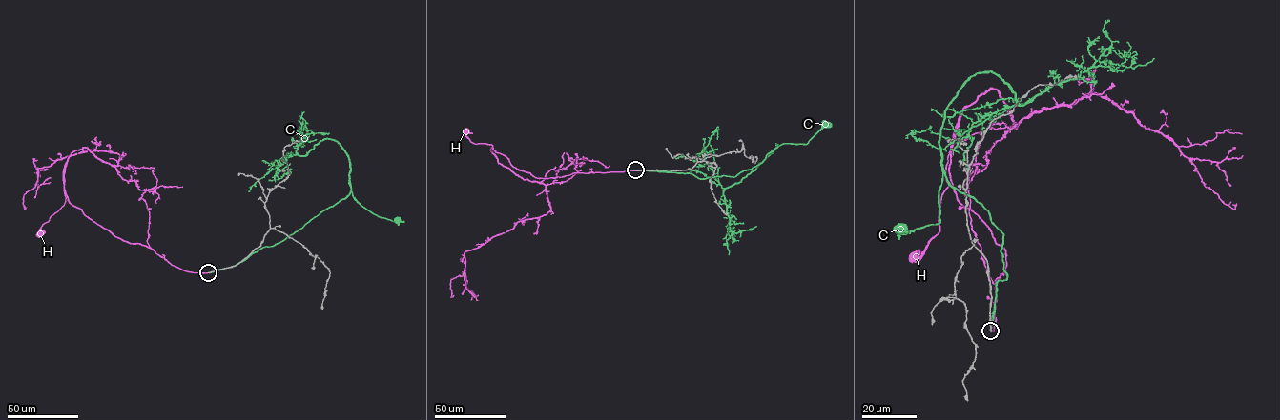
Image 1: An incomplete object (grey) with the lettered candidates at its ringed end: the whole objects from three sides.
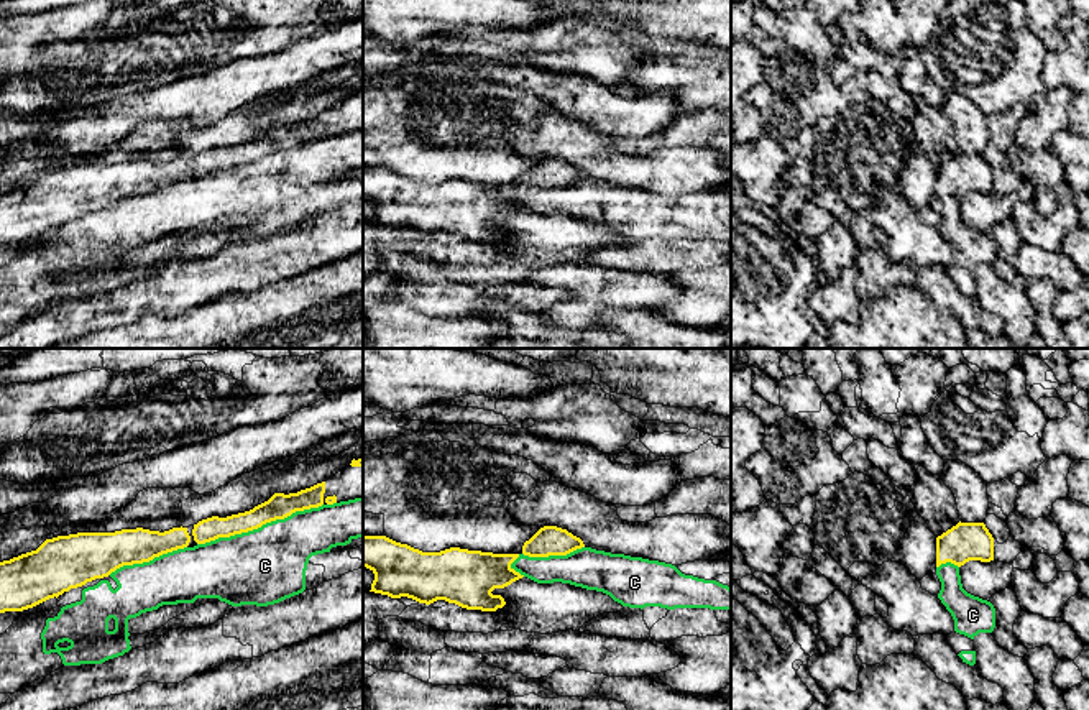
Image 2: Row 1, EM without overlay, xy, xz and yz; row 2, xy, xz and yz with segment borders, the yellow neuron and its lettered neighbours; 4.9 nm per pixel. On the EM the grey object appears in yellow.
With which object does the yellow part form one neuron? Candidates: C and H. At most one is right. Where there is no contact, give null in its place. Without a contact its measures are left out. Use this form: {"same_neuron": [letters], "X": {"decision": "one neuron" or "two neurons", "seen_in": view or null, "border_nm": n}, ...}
{"same_neuron": [], "C": {"decision": "two neurons", "seen_in": "xy", "border_nm": 650}, "H": {"decision": "two neurons", "seen_in": null}}

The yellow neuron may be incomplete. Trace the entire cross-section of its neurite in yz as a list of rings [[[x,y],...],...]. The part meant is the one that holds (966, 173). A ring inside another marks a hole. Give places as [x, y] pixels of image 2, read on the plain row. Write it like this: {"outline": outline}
{"outline": [[[958,154],[936,169],[936,199],[951,194],[958,199],[969,192],[994,192],[994,169],[984,154]]]}

